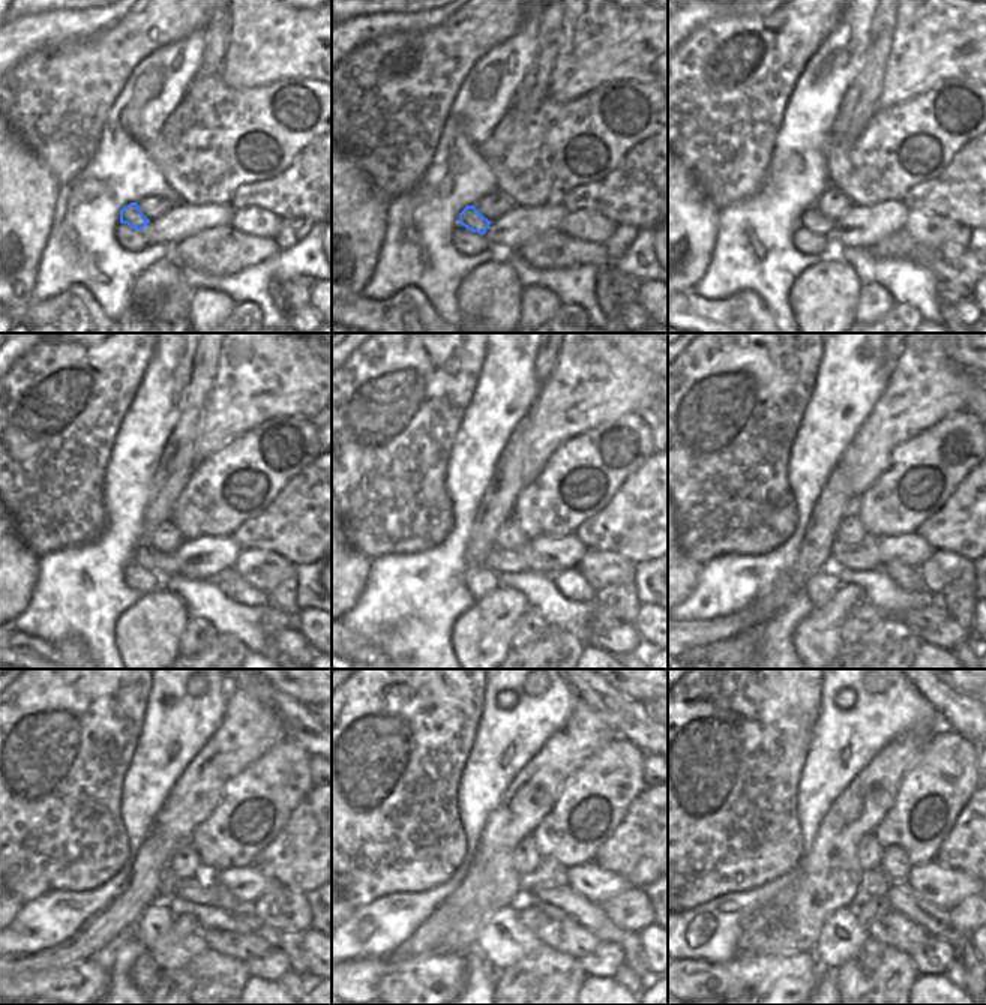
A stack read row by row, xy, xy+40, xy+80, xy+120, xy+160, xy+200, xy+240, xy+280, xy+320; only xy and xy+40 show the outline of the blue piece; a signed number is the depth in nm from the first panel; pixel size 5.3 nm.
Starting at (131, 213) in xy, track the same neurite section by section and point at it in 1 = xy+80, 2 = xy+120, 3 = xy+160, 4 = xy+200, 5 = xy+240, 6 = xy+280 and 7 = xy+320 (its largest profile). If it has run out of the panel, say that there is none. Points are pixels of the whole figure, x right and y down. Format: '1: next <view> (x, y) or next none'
1: next xy+80 (811, 219)
2: next xy+120 (152, 560)
3: next xy+160 (499, 560)
4: next xy+200 (865, 557)
5: next xy+240 (201, 888)
6: next xy+280 (562, 896)
7: next xy+320 (902, 899)

